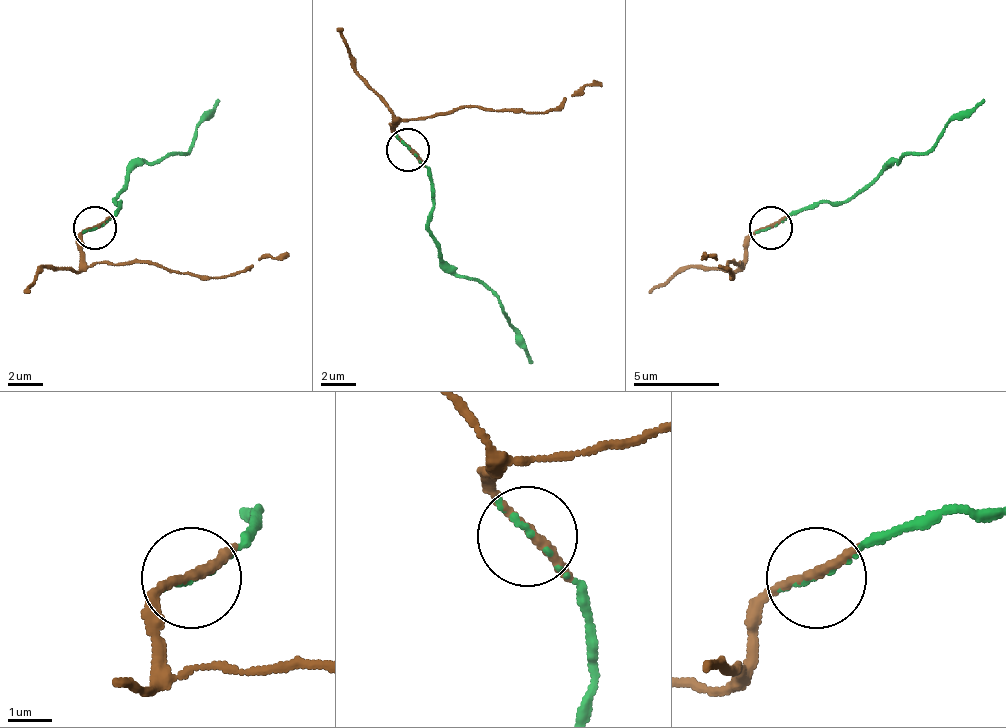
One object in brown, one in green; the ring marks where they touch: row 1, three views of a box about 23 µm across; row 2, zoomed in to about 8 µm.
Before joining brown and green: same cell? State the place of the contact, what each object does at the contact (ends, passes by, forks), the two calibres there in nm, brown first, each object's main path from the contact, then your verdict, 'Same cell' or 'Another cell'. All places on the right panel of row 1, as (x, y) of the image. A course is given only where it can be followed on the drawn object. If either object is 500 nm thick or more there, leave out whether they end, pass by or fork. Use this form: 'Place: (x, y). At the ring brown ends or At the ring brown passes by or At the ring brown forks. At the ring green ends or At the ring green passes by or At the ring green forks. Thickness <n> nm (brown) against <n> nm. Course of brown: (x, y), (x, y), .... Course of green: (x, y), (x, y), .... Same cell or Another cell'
Place: (770, 228). At the ring brown passes by. At the ring green ends. Thickness 200 nm (brown) against 90 nm. Course of brown: (771, 227), (750, 240), (741, 266), (728, 266), (732, 278), (732, 274), (702, 253). Course of green: (771, 227), (801, 210), (857, 197), (888, 166), (901, 158), (926, 149), (982, 97). Same cell

